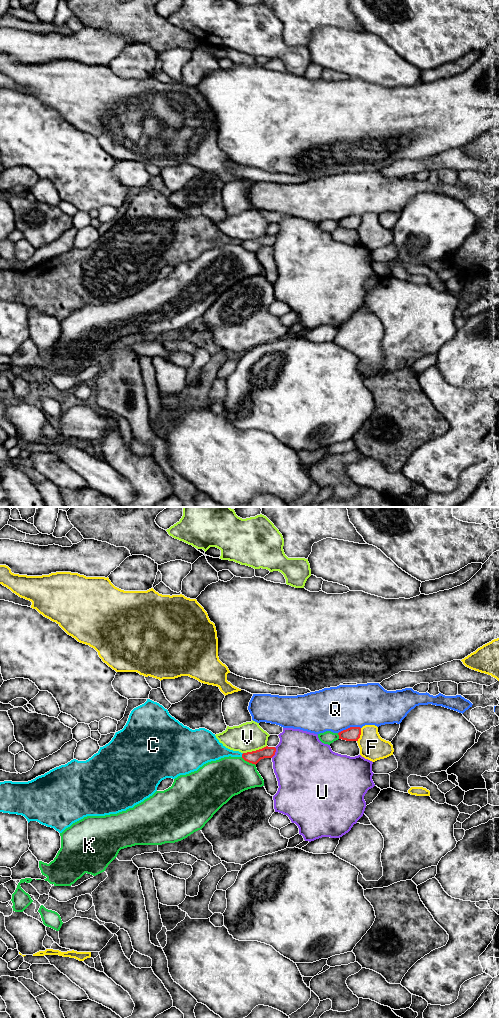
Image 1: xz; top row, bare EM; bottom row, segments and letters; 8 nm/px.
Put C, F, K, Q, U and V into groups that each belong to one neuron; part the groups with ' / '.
C / F / K / Q / U / V

